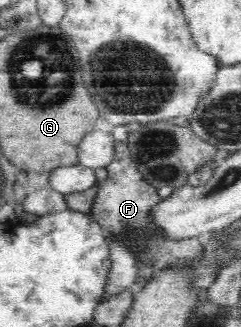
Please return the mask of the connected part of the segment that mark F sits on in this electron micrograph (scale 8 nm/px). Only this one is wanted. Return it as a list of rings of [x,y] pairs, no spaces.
[[[125,142],[115,146],[114,161],[106,166],[108,178],[99,188],[95,203],[89,213],[100,223],[106,234],[115,242],[119,242],[127,252],[135,258],[135,291],[141,291],[153,278],[161,272],[195,271],[204,259],[204,247],[199,236],[175,239],[162,229],[154,218],[152,211],[164,199],[157,192],[157,186],[148,181],[136,166],[130,149]]]

